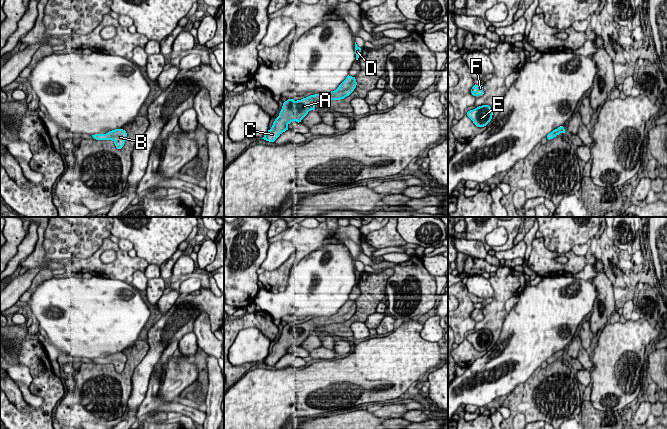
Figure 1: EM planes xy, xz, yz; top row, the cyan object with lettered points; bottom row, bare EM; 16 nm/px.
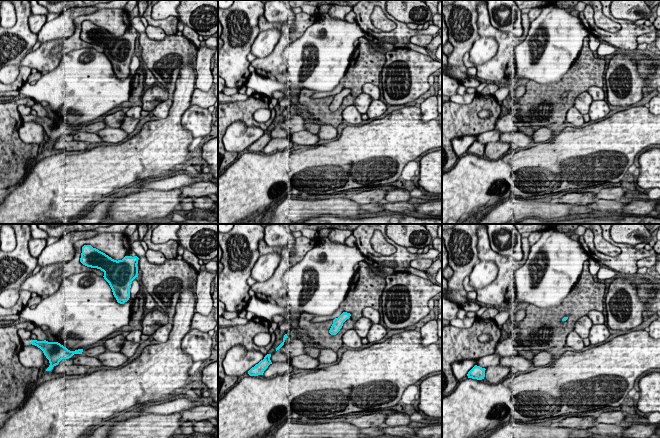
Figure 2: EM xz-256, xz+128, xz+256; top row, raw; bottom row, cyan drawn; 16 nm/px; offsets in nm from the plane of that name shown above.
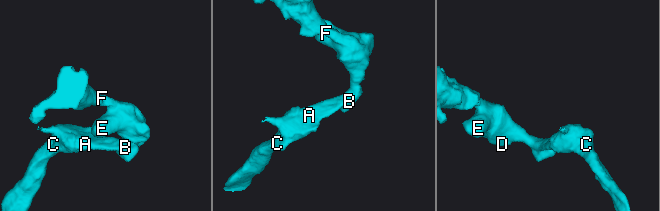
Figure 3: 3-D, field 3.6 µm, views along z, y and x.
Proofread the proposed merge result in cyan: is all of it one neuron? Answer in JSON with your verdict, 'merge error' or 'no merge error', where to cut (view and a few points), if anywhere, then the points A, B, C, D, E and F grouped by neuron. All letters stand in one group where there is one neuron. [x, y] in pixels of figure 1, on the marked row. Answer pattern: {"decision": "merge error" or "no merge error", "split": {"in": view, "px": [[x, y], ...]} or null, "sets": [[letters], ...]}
{"decision": "no merge error", "split": null, "sets": [["A", "B", "C", "D", "E", "F"]]}

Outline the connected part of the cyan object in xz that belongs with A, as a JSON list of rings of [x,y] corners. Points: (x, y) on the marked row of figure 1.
[[[348,75],[336,90],[329,93],[310,95],[297,101],[288,99],[283,103],[279,116],[273,122],[271,129],[268,130],[262,139],[274,142],[283,132],[288,130],[288,125],[291,122],[301,122],[309,111],[315,109],[317,104],[322,104],[328,100],[344,99],[354,91],[356,85],[355,77]]]

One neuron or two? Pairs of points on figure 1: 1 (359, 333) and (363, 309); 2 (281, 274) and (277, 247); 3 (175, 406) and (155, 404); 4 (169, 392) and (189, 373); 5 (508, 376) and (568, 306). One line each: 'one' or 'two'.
1: two
2: two
3: one
4: one
5: one

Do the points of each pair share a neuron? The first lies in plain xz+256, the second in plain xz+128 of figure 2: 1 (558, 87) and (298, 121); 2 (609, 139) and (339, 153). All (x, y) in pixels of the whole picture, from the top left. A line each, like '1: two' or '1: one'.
1: two
2: one

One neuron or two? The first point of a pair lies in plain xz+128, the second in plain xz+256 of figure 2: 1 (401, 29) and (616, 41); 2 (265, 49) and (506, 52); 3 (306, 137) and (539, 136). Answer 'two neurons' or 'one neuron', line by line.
1: one neuron
2: two neurons
3: two neurons

